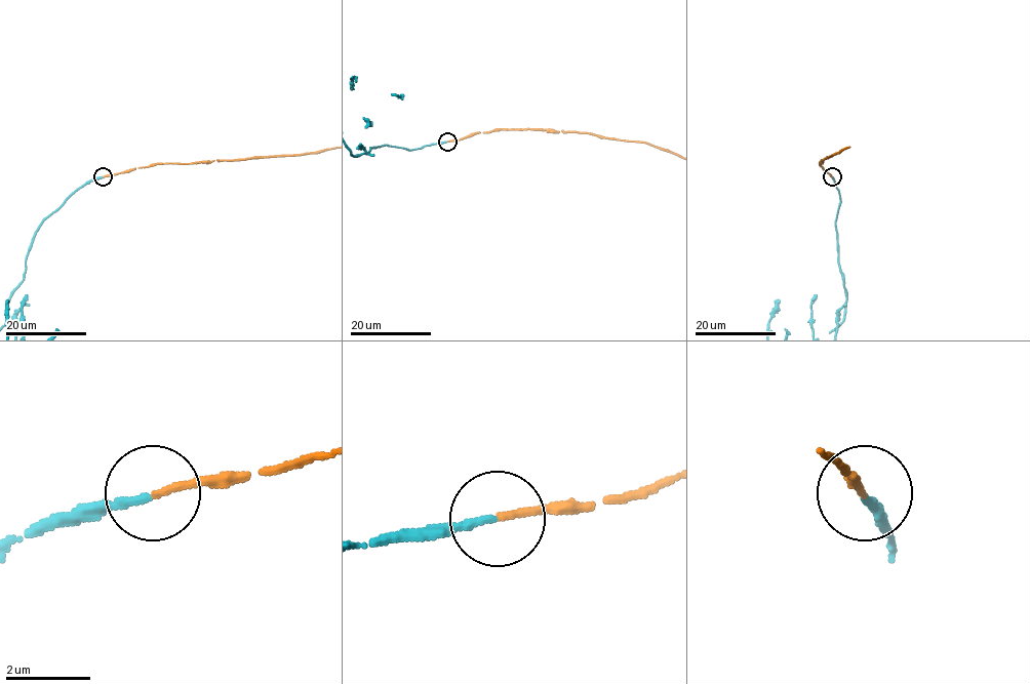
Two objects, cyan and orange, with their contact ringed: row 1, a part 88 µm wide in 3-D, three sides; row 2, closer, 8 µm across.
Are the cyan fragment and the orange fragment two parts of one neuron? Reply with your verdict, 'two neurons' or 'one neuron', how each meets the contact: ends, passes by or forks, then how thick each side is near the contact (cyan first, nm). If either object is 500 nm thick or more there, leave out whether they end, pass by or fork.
one neuron | cyan ends | orange ends | 180/150 nm

